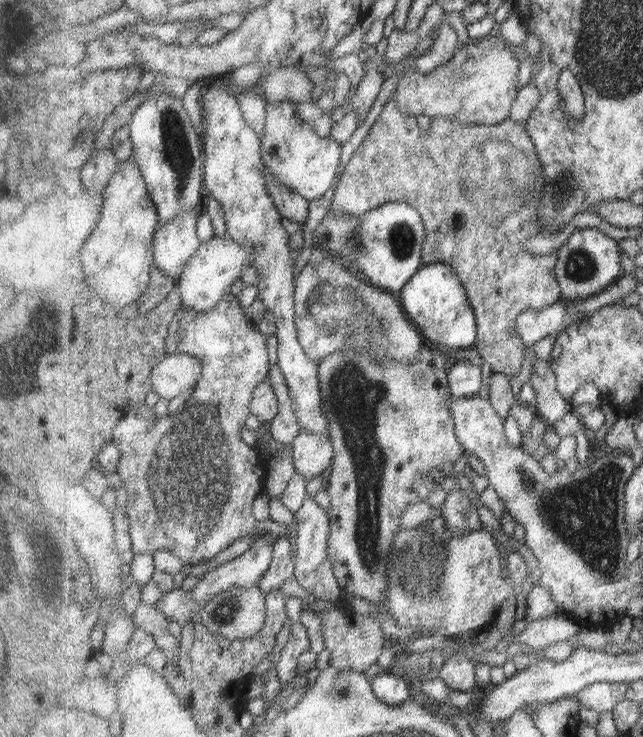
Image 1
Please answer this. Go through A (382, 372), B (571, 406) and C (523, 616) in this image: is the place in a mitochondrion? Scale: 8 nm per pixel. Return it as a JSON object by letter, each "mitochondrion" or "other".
{"A":"mitochondrion","B":"other","C":"other"}

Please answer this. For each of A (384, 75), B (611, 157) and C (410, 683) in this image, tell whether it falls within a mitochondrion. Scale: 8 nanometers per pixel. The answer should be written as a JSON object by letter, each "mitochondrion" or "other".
{"A":"other","B":"other","C":"other"}

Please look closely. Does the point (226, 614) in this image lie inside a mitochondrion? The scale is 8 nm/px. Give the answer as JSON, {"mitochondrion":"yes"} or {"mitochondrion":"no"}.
{"mitochondrion":"yes"}

